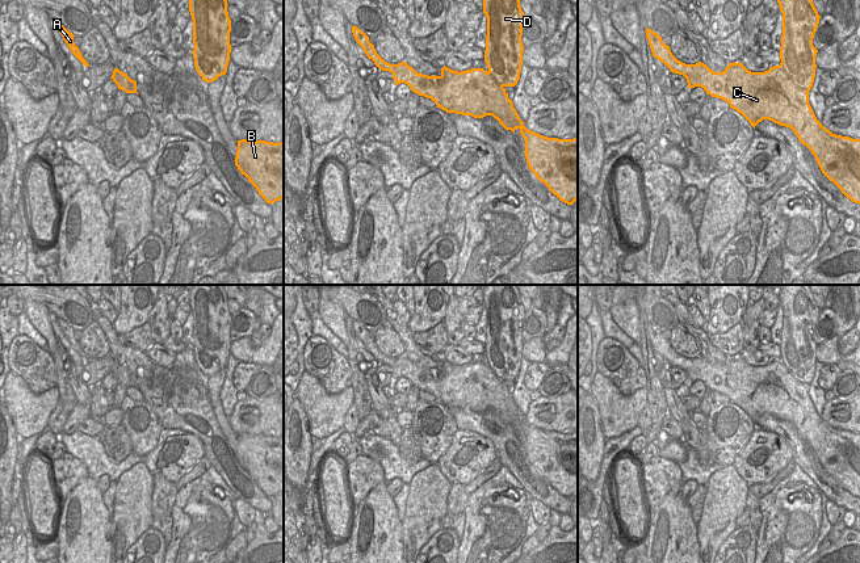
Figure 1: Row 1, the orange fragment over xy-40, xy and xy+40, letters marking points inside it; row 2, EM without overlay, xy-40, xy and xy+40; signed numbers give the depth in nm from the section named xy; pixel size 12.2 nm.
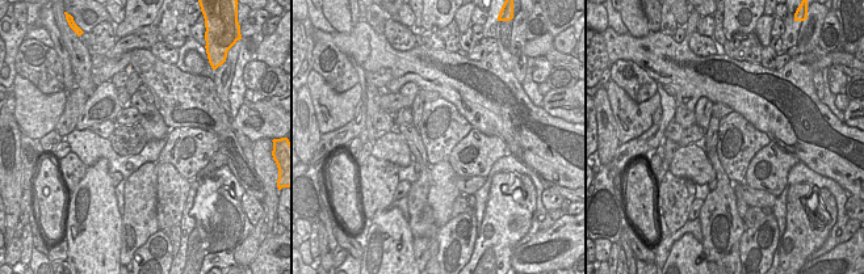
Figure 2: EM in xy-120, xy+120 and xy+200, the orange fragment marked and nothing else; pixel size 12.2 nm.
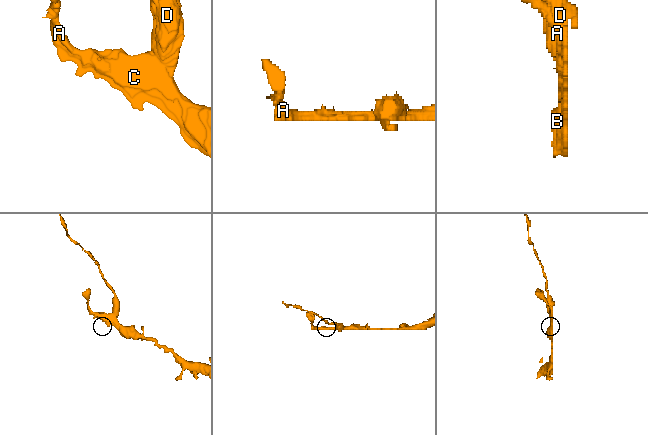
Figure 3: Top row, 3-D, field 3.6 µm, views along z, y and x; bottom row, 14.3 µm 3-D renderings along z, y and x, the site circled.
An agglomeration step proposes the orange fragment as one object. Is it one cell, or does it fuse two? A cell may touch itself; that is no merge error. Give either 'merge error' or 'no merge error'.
merge error

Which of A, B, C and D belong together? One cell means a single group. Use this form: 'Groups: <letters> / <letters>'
Groups: A B C / D

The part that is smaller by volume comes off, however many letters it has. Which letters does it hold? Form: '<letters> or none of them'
D

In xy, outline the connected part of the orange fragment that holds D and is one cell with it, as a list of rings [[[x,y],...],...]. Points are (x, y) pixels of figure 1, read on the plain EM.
[[[486,285],[483,307],[487,311],[484,356],[502,381],[515,381],[520,373],[525,310],[516,285]]]

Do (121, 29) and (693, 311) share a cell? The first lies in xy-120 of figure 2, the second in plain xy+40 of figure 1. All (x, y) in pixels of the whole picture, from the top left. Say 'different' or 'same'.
different

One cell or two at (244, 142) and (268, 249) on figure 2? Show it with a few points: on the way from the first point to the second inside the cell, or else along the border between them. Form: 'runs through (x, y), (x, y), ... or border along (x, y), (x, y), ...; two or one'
border along (251, 146), (254, 163); two

